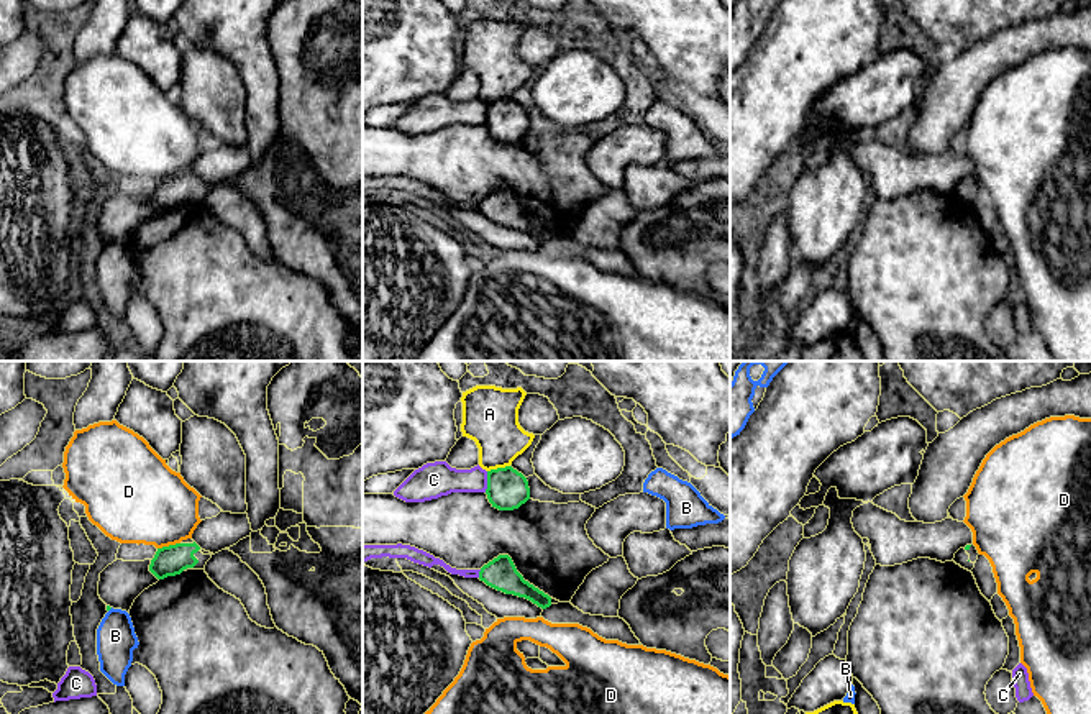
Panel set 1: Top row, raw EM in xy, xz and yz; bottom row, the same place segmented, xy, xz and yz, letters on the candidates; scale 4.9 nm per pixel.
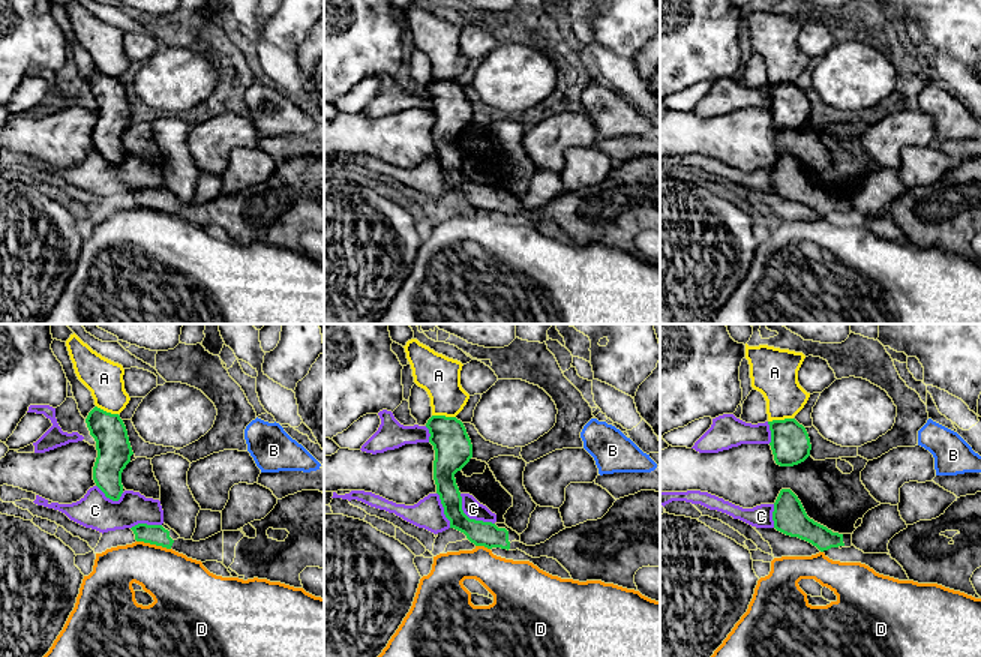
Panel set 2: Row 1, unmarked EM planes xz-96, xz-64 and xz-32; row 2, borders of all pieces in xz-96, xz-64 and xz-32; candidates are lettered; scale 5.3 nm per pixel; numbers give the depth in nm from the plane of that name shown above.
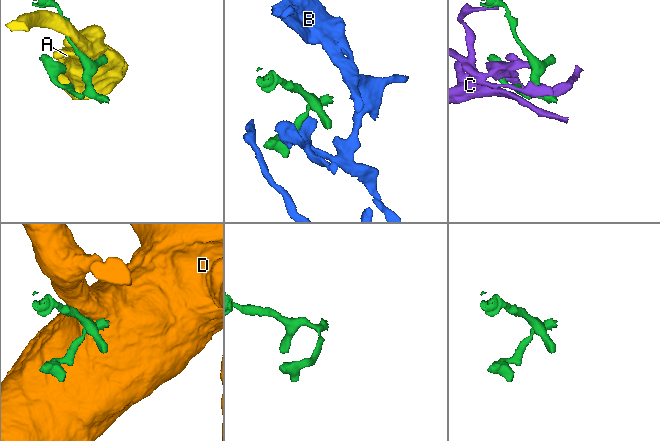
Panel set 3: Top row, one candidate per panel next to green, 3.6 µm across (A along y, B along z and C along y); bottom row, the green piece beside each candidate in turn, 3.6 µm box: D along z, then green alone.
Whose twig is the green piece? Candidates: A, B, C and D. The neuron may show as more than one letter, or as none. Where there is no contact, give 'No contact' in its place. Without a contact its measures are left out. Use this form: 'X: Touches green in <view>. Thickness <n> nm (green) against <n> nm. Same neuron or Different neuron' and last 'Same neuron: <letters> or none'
A: Touches green in xz. Thickness 200 nm (green) against 280 nm. Different neuron
B: No contact. Different neuron
C: Touches green in xz. Thickness 200 nm (green) against 170 nm. Different neuron
D: Touches green in xy. Thickness 150 nm (green) against 400 nm. Different neuron
Same neuron: none

